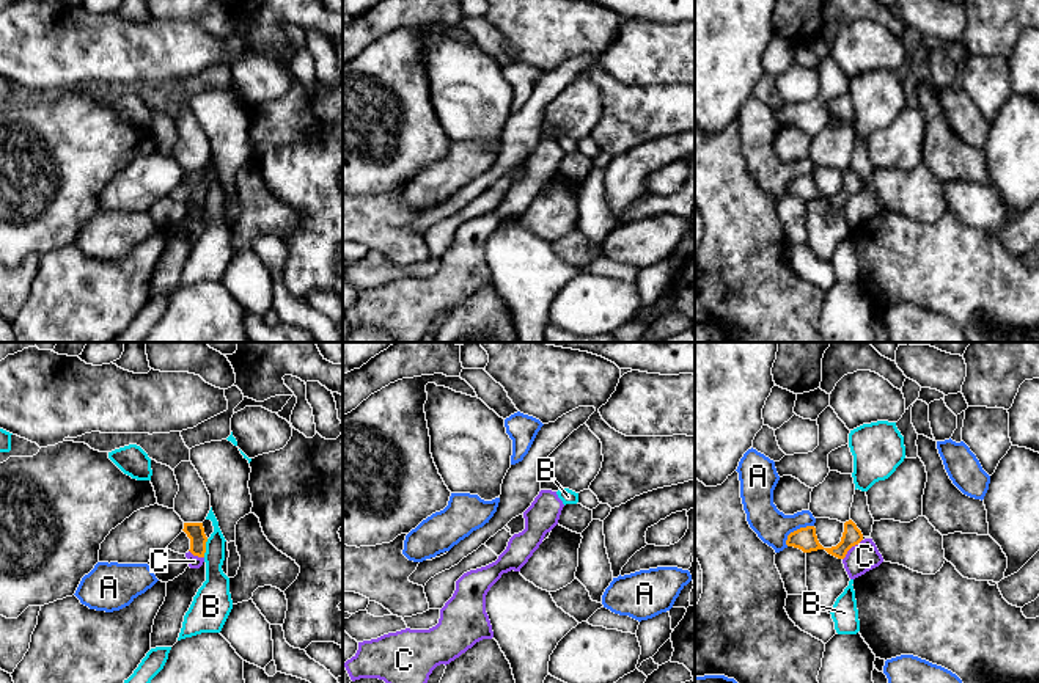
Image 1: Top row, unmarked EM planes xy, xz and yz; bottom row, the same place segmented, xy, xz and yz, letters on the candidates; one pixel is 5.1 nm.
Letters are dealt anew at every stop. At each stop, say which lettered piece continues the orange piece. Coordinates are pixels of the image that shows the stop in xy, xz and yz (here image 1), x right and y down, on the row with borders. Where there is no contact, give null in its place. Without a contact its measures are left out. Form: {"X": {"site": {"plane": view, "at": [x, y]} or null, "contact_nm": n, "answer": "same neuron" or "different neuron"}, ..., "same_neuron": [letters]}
{"A": {"site": {"plane": "yz", "at": [797, 529]}, "contact_nm": 180, "answer": "different neuron"}, "B": {"site": {"plane": "xy", "at": [205, 548]}, "contact_nm": 100, "answer": "different neuron"}, "C": {"site": {"plane": "yz", "at": [851, 547]}, "contact_nm": 150, "answer": "different neuron"}, "same_neuron": []}

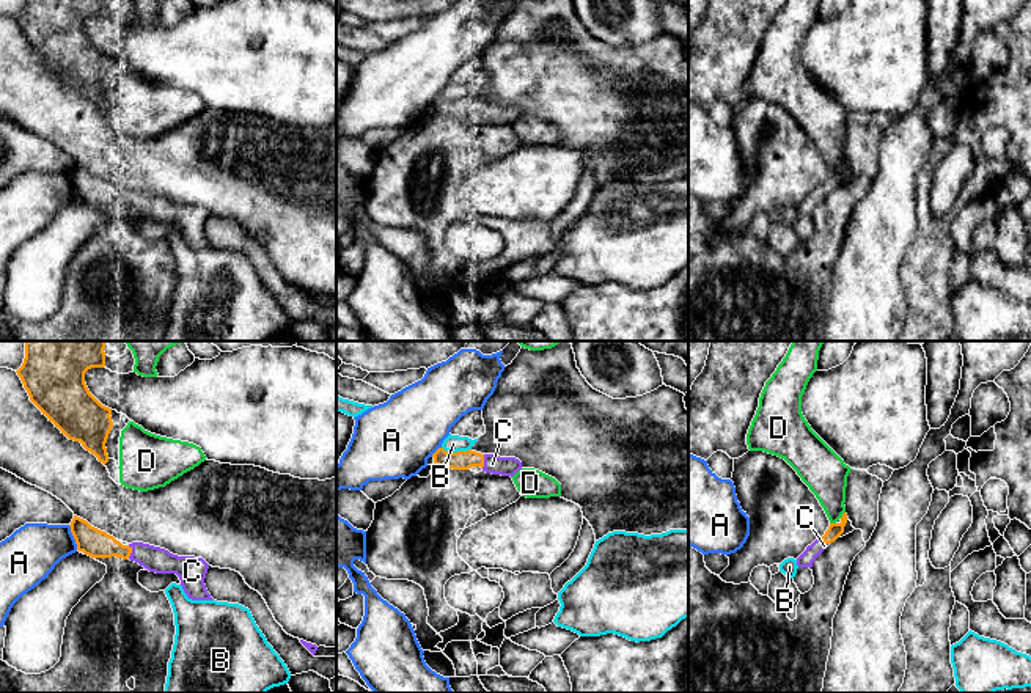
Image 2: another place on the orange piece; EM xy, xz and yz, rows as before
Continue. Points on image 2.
{"A": {"site": {"plane": "xy", "at": [74, 538]}, "contact_nm": 140, "answer": "different neuron"}, "B": {"site": {"plane": "xz", "at": [458, 451]}, "contact_nm": 150, "answer": "different neuron"}, "C": {"site": {"plane": "xy", "at": [131, 552]}, "contact_nm": 70, "answer": "same neuron"}, "D": {"site": {"plane": "yz", "at": [843, 514]}, "contact_nm": 50, "answer": "different neuron"}, "same_neuron": ["C"]}

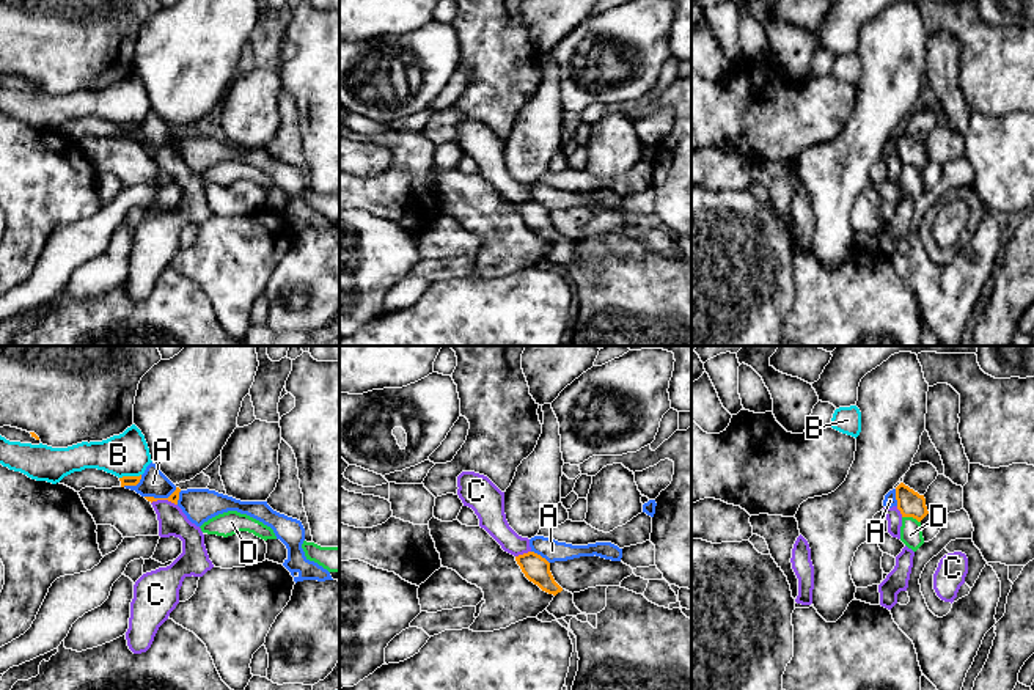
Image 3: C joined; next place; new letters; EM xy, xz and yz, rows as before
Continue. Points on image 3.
{"A": {"site": {"plane": "xy", "at": [161, 499]}, "contact_nm": 180, "answer": "different neuron"}, "B": {"site": {"plane": "xy", "at": [129, 477]}, "contact_nm": 110, "answer": "different neuron"}, "C": {"site": {"plane": "xy", "at": [164, 499]}, "contact_nm": 140, "answer": "different neuron"}, "D": {"site": {"plane": "yz", "at": [912, 516]}, "contact_nm": 100, "answer": "different neuron"}, "same_neuron": []}

